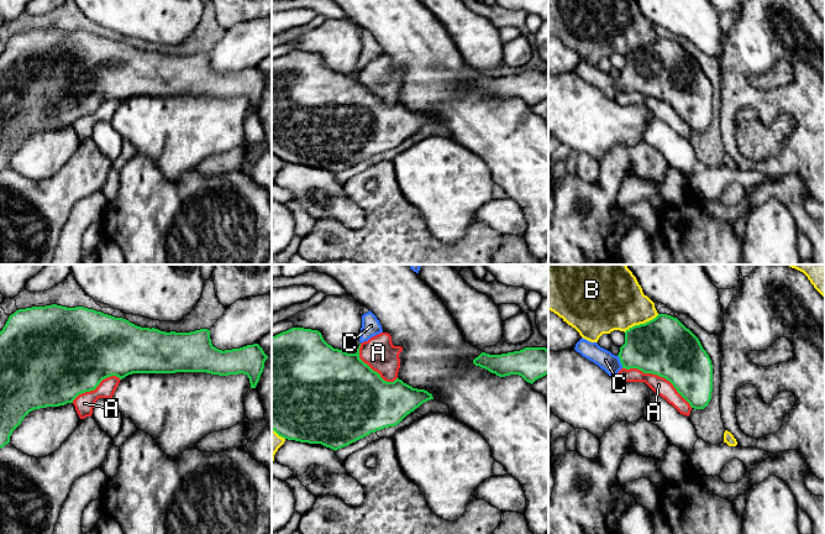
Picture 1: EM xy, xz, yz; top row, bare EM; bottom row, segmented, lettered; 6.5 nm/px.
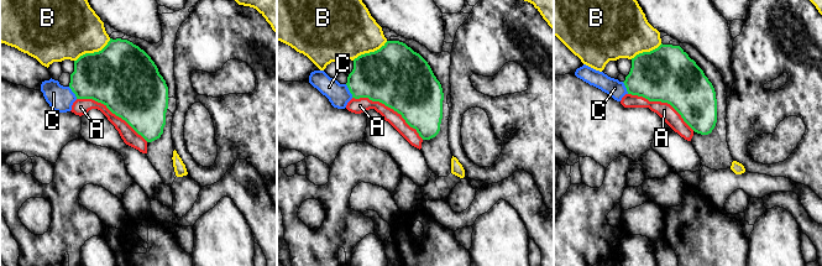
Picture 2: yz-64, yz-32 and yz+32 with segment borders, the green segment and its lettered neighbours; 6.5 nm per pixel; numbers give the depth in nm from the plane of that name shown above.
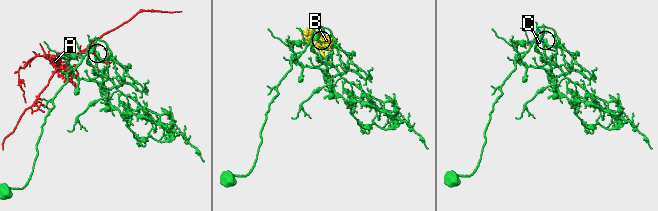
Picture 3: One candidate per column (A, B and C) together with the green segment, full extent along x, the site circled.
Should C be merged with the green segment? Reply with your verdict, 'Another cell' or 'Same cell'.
Same cell

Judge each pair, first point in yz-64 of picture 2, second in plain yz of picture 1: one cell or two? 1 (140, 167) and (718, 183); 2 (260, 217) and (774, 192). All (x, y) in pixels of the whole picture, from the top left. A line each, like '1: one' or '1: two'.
1: two
2: one

